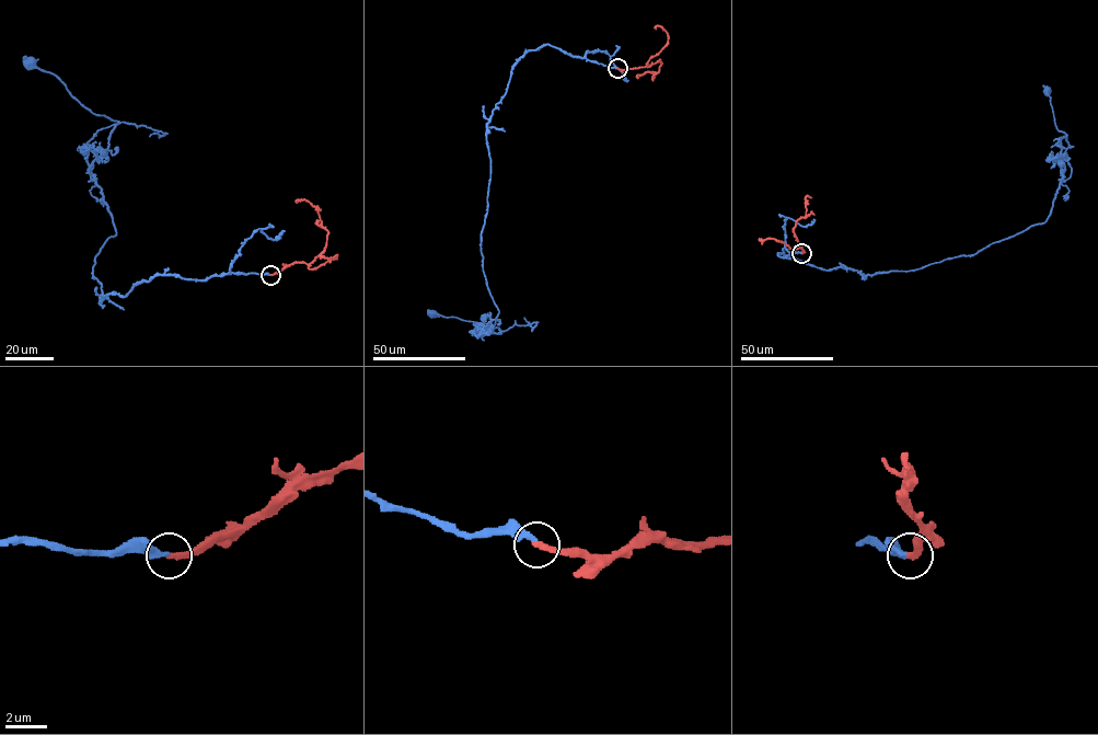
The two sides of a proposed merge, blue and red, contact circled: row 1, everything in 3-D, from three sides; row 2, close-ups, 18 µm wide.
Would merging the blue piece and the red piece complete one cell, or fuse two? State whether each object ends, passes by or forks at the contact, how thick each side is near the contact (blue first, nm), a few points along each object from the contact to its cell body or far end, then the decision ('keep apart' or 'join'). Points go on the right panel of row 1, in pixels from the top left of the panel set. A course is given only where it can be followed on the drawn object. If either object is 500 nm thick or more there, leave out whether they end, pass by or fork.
blue ends there; red ends there; 240 nm thick on the blue side, 300 nm on the other; blue runs (801, 253), (777, 254), (865, 275), (910, 271), (1044, 222), (1066, 136), (1048, 91); red runs (801, 253), (794, 230), (796, 221), (806, 216), (806, 197), (811, 198); join

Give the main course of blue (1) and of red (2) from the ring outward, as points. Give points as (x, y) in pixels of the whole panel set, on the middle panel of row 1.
1: (617, 68), (547, 44), (520, 58), (486, 124), (481, 251), (498, 313), (480, 331), (501, 333), (432, 314)
2: (617, 68), (647, 67), (660, 60), (657, 72), (638, 75), (637, 78)

